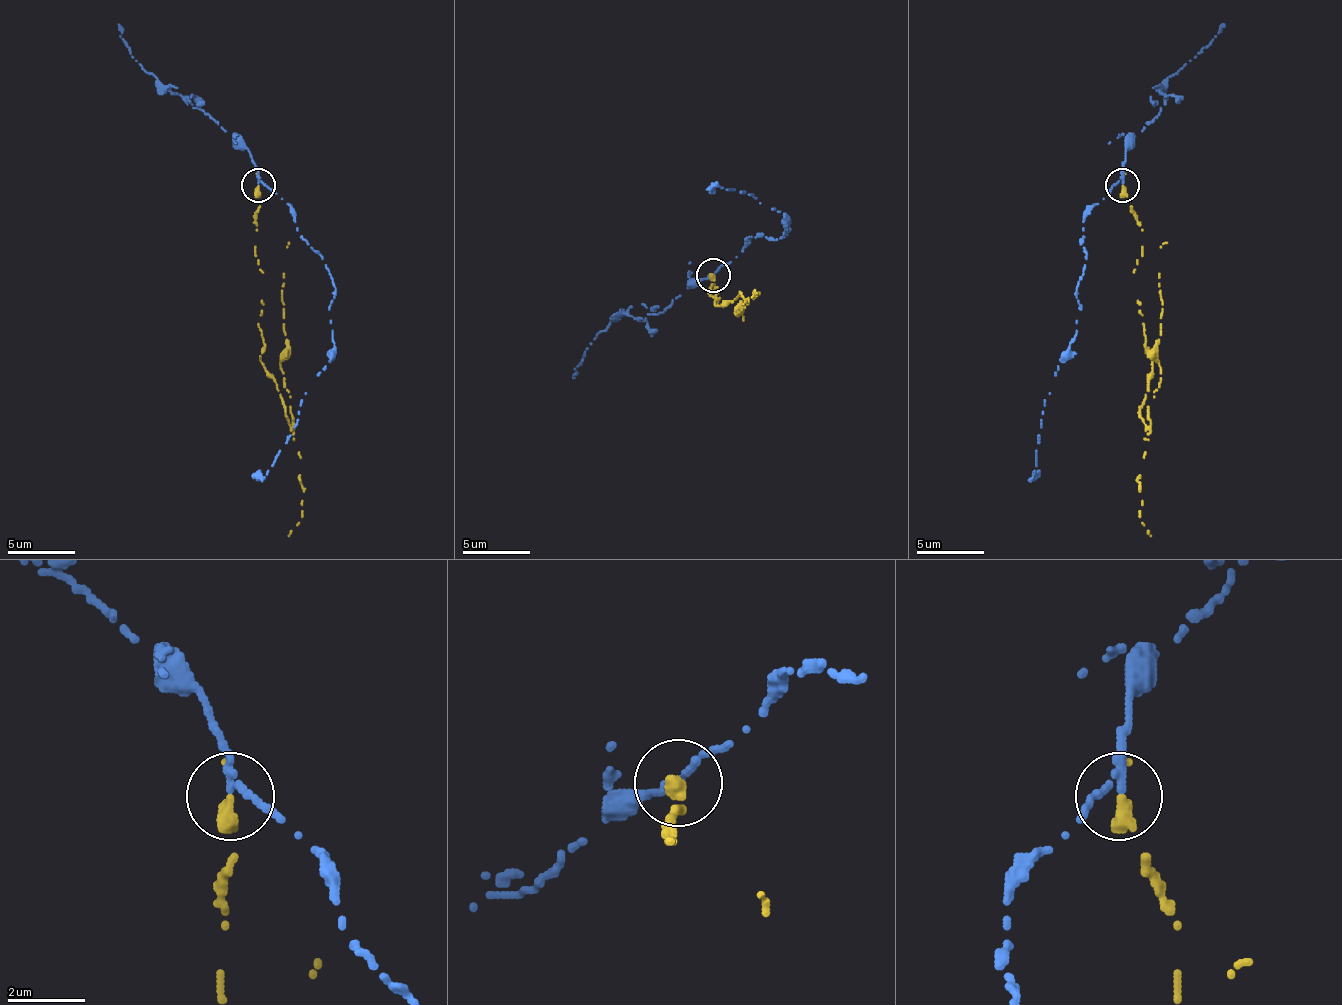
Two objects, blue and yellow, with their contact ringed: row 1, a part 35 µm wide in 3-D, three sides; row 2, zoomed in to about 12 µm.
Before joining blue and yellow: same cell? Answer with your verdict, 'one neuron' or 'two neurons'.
two neurons

